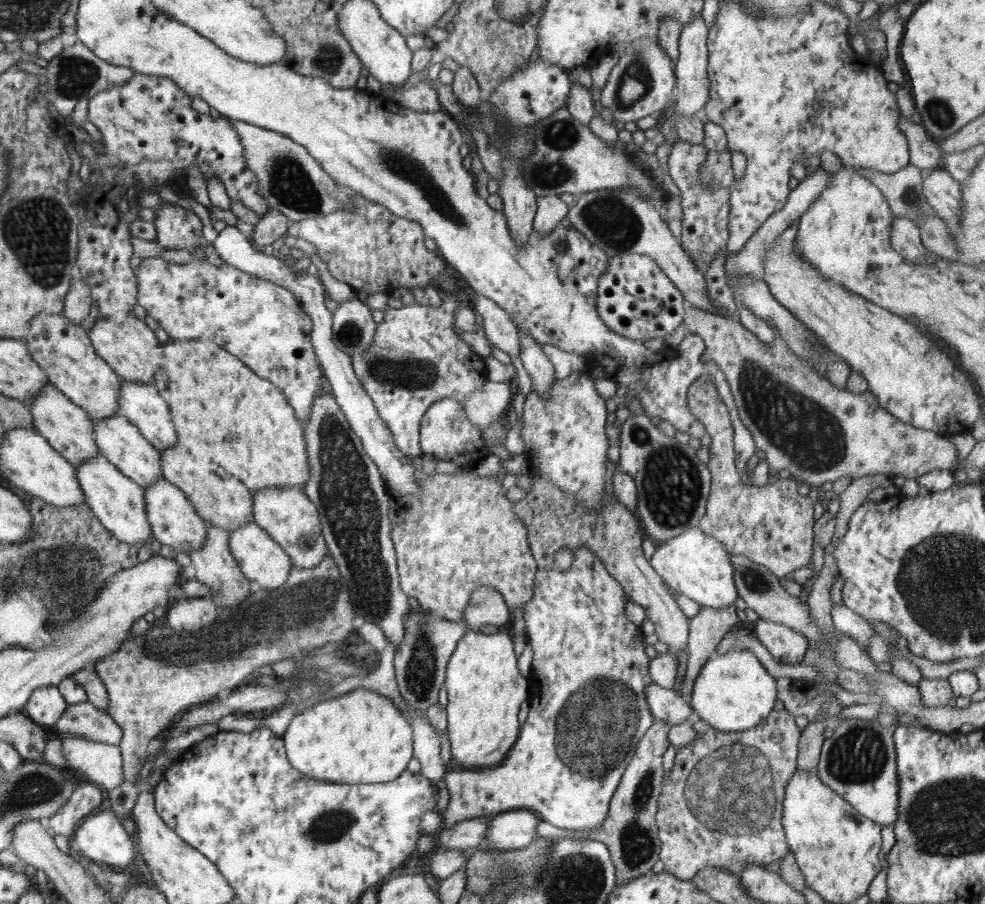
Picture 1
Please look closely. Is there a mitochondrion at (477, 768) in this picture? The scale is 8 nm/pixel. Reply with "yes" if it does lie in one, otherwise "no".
no

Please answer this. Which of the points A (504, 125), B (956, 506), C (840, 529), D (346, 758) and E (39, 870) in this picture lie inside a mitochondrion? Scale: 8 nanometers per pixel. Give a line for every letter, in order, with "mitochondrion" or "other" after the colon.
A: mitochondrion
B: other
C: other
D: other
E: other

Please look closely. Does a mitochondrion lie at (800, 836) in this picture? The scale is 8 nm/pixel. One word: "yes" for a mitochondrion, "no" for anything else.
no

